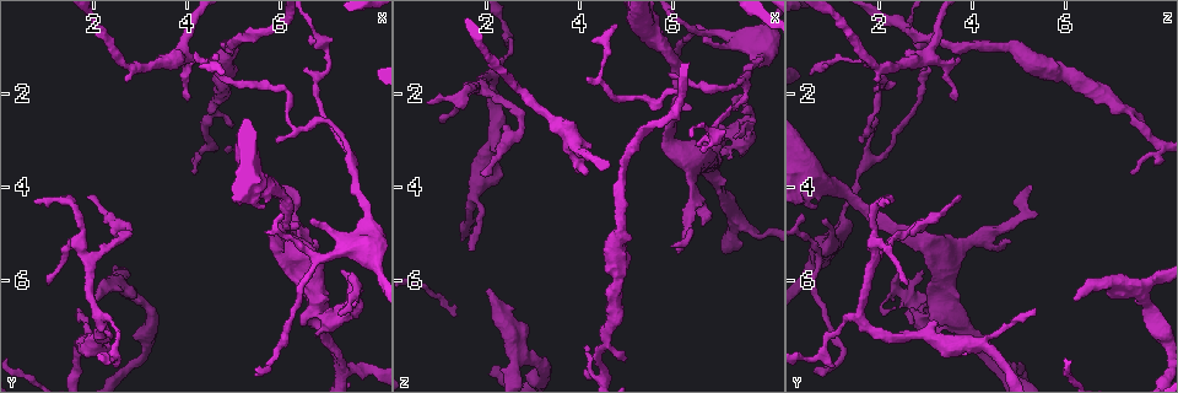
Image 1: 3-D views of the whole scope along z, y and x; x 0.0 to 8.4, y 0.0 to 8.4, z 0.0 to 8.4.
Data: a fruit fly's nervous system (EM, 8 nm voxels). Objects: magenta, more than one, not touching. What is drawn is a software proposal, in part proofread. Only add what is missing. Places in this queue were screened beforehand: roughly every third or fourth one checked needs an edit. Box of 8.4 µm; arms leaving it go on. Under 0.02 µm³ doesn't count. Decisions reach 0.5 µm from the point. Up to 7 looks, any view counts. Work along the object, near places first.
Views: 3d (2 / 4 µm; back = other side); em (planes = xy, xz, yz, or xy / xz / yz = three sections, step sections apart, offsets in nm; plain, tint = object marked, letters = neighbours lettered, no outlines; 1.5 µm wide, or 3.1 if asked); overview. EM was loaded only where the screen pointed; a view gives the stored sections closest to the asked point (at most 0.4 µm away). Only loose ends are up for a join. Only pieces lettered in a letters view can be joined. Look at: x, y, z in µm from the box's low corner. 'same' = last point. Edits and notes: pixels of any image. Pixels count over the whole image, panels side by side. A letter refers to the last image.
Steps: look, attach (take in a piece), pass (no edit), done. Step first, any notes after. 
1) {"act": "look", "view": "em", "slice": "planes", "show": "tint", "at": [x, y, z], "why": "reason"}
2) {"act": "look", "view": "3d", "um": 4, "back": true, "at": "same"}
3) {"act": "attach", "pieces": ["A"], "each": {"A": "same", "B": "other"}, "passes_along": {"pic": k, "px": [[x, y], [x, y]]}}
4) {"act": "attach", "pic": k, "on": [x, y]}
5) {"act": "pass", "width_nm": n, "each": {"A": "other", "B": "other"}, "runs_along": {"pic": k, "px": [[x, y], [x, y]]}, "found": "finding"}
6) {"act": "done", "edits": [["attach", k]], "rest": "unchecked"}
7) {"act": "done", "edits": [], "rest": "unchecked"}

{"act": "look", "view": "em", "slice": "planes", "show": "letters", "at": [1.70, 6.55, 5.35], "why": "free end"}

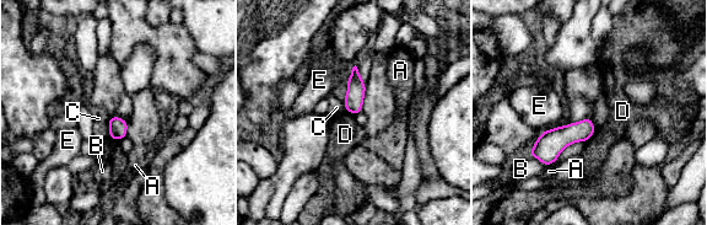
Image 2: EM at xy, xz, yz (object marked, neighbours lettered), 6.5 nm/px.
{"act": "pass", "width_nm": 120, "each": {"A": "other", "B": "other", "C": "other", "D": "other", "E": "other"}, "border": {"pic": 2, "px": [[108, 137], [119, 142]]}, "found": "none of them fits"}

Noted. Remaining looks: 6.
{"act": "look", "view": "em", "slice": "planes", "show": "letters", "at": [4.10, 3.65, 7.45], "why": "thin end"}

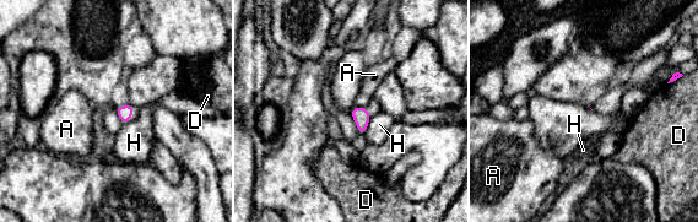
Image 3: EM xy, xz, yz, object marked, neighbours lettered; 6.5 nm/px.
{"act": "pass", "longest_contact_nm": ["H", 130], "each": {"A": "other", "D": "other", "H": "other"}, "found": "none of them fits"}

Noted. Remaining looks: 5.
{"act": "look", "view": "em", "slice": "xz", "step": 4, "show": "tint", "at": [6.55, 5.10, 4.80]}

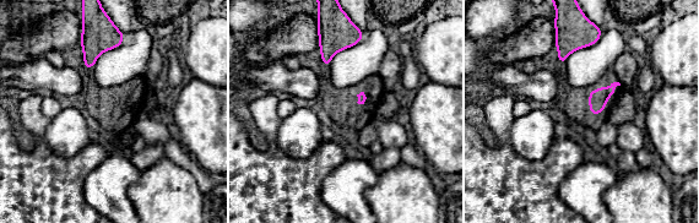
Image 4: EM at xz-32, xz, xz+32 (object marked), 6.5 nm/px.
{"act": "look", "view": "em", "slice": "planes", "show": "letters", "at": "same", "why": "another direction"}

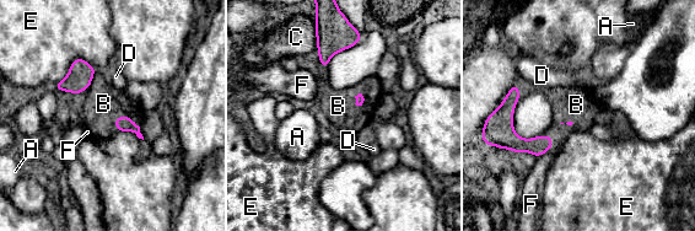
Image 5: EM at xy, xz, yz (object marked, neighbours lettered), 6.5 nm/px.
{"act": "attach", "pieces": ["B"], "each": {"A": "other", "B": "same", "C": "other", "D": "other", "E": "other", "F": "other"}, "found": "it goes on there"}

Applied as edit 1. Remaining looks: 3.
{"act": "done", "edits": [["attach", 5]], "rest": "unchecked"}

